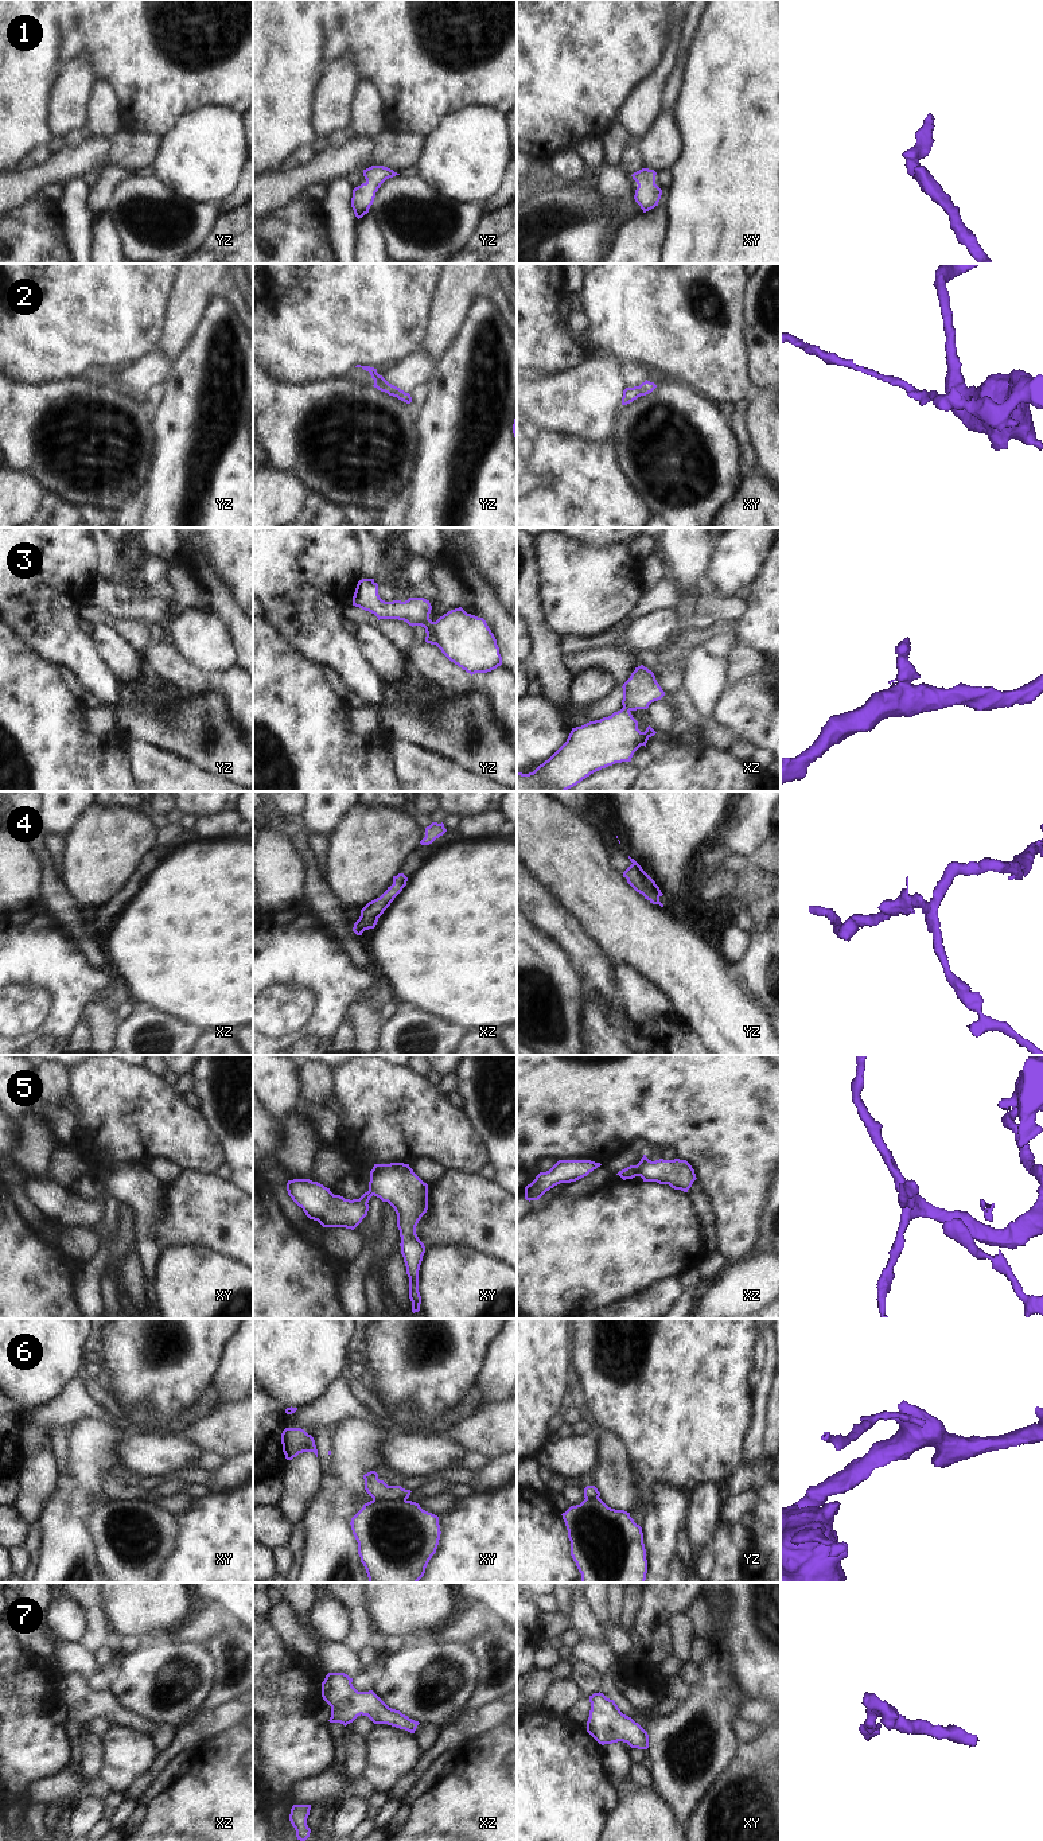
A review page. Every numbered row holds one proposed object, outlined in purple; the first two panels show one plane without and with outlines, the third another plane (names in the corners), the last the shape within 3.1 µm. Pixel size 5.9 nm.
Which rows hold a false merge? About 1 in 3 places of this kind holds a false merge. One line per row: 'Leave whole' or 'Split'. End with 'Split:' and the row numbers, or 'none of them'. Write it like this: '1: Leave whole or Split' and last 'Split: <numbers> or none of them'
1: Leave whole
2: Leave whole
3: Split
4: Leave whole
5: Split
6: Split
7: Leave whole
Split: 3, 5, 6

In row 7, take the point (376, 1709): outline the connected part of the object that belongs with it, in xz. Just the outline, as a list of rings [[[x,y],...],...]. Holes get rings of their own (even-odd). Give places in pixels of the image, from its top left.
[[[328,1673],[322,1682],[322,1697],[331,1706],[330,1723],[345,1727],[358,1716],[367,1716],[374,1724],[388,1724],[415,1733],[419,1721],[389,1708],[373,1690],[358,1692],[353,1678],[345,1673]]]

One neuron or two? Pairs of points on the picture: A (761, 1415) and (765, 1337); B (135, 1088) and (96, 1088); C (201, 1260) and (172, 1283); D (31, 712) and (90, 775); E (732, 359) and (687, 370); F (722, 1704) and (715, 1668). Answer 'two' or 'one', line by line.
A: one
B: one
C: one
D: one
E: one
F: one

